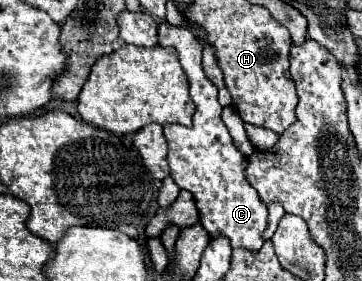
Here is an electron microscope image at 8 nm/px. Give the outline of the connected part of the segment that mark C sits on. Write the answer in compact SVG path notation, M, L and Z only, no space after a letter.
M168 22L158 24L158 44L172 46L178 52L180 66L186 72L190 84L190 98L196 106L192 116L192 126L180 124L164 124L164 136L168 140L168 166L172 180L192 192L196 206L200 210L200 224L208 232L212 240L218 236L226 236L232 248L248 248L260 250L264 244L264 230L268 226L268 210L260 200L258 192L246 180L246 164L248 158L234 146L228 128L224 126L218 104L218 90L206 78L202 70L202 44L194 38L194 34L186 28L176 28Z

